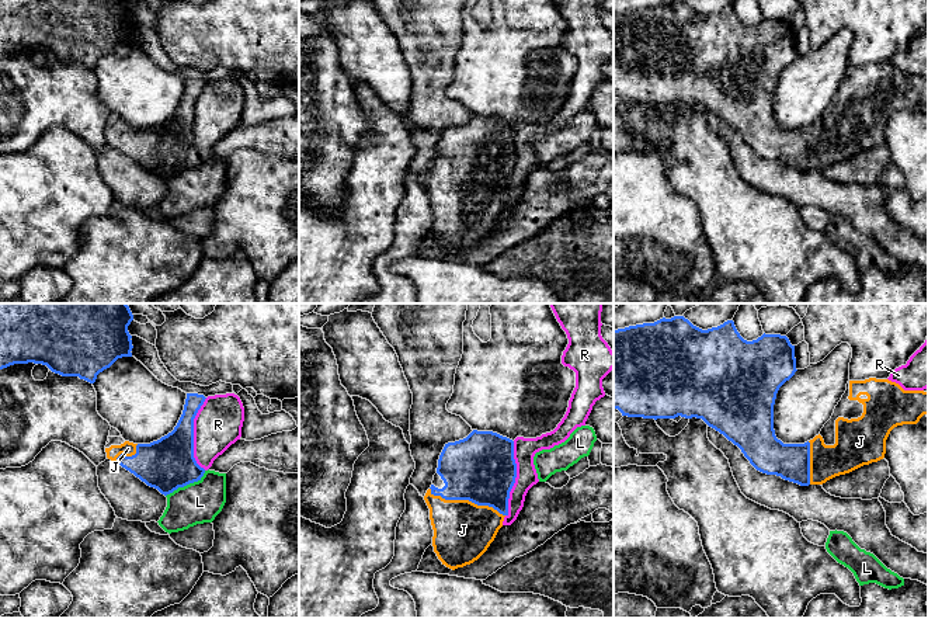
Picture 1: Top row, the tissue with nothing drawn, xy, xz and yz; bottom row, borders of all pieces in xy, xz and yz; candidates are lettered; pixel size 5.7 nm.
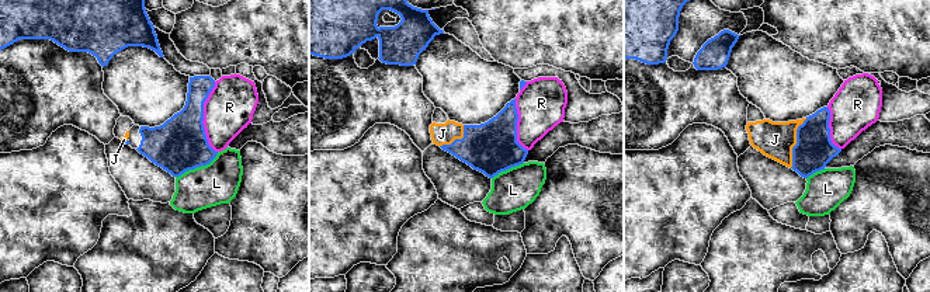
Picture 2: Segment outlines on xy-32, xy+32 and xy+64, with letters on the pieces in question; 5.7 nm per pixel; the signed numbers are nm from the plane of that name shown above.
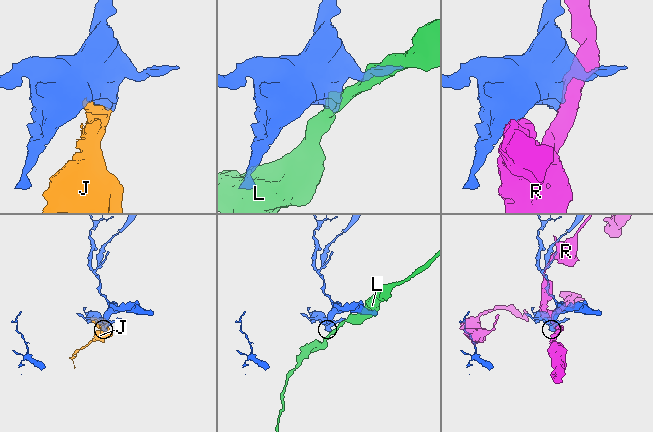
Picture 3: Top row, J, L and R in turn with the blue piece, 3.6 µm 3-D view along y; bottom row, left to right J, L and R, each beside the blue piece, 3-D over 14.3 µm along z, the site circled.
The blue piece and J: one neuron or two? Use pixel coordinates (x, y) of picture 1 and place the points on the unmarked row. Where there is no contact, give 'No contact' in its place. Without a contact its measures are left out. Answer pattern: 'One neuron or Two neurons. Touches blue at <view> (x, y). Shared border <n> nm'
One neuron. Touches blue at xz (466, 184). Shared border 460 nm

